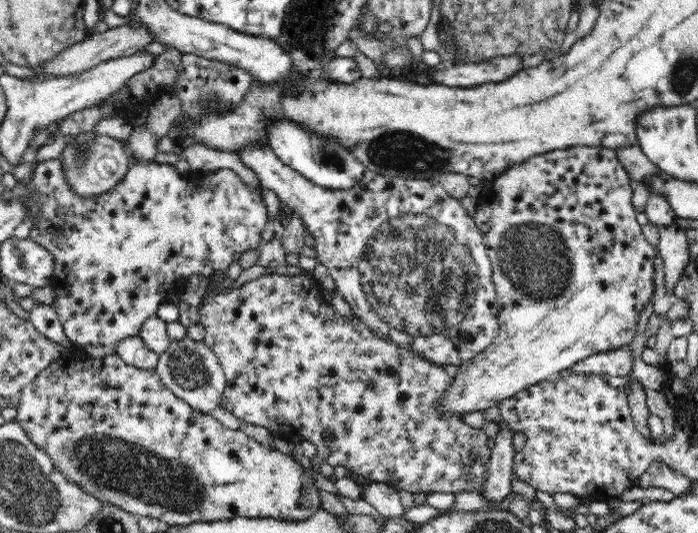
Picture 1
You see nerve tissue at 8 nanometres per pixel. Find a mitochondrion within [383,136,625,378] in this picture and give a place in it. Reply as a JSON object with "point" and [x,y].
{"point":[537,260]}

